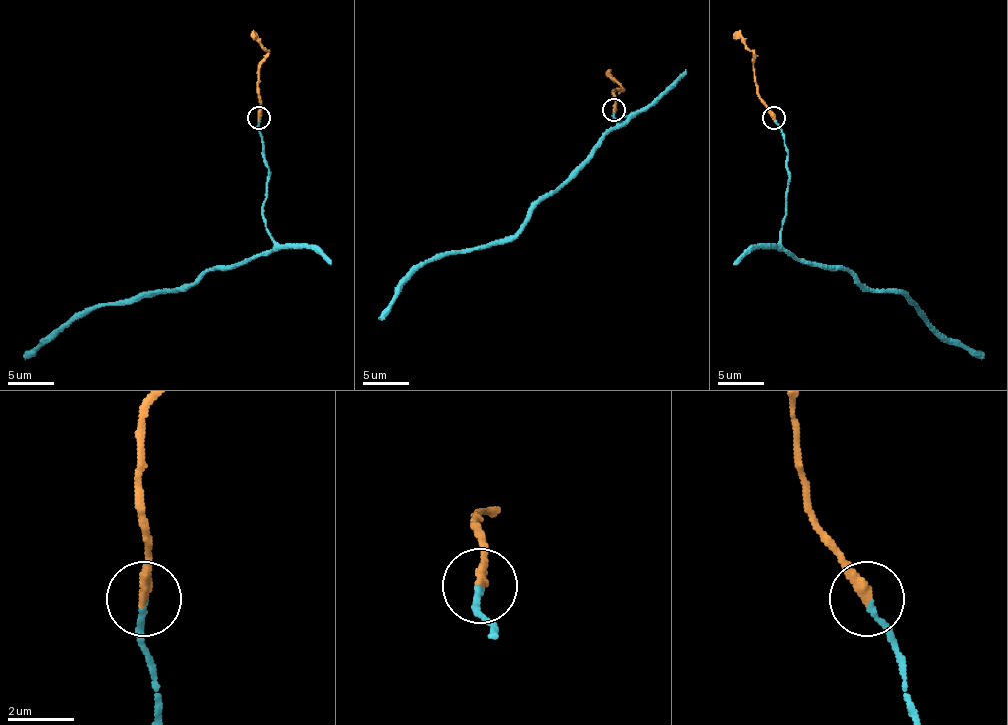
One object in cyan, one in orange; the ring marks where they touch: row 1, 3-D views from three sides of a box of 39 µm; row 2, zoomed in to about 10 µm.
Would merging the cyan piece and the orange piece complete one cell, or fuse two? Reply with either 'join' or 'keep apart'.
join

